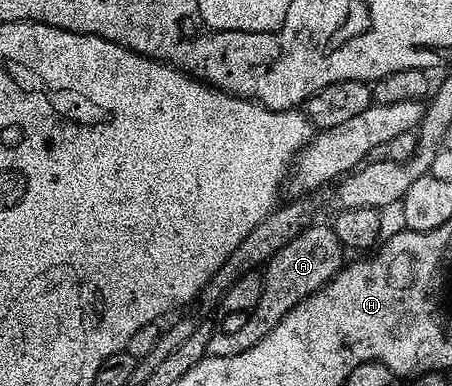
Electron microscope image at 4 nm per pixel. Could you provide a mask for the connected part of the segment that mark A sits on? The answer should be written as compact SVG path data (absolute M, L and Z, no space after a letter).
M310 225L304 231L300 231L265 264L261 277L263 293L259 296L259 305L255 305L255 309L244 316L245 324L234 331L214 330L211 341L207 341L205 354L211 357L235 357L235 353L243 353L251 349L251 345L263 341L263 337L267 337L267 333L271 333L271 329L275 329L275 325L279 325L279 321L283 321L283 317L291 309L295 309L299 301L303 301L308 295L314 295L324 283L328 283L341 270L343 266L341 254L343 248L335 237L332 226Z

